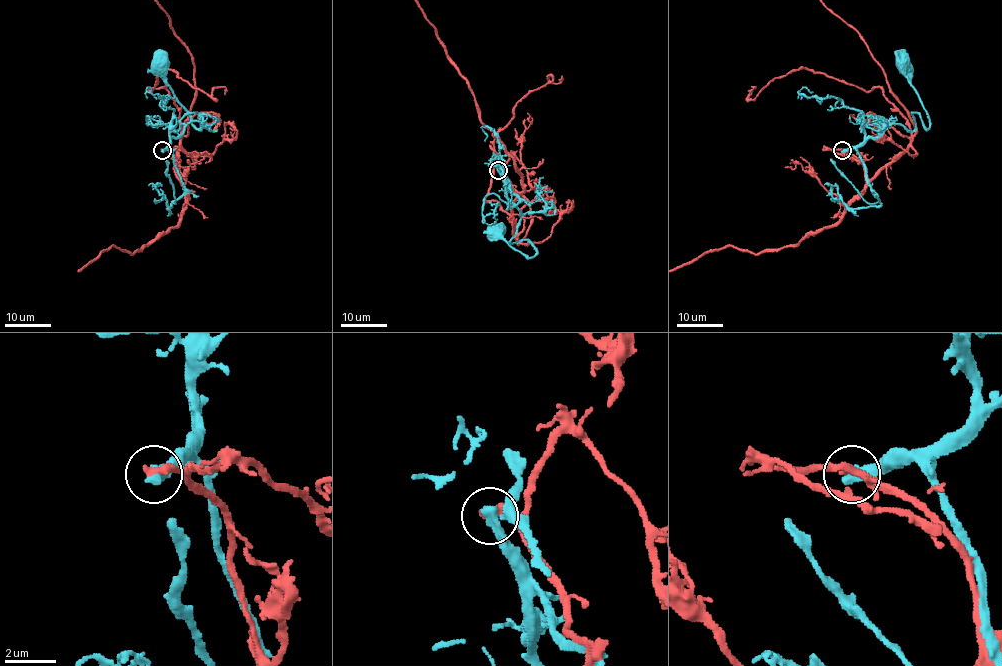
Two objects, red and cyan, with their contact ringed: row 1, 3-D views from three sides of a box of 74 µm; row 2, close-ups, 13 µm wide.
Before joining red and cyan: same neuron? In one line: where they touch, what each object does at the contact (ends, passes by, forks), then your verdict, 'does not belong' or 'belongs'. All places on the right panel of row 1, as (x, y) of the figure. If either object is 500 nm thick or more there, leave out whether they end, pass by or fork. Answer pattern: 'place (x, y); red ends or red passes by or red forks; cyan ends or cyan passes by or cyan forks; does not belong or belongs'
place (842, 150); does not belong

